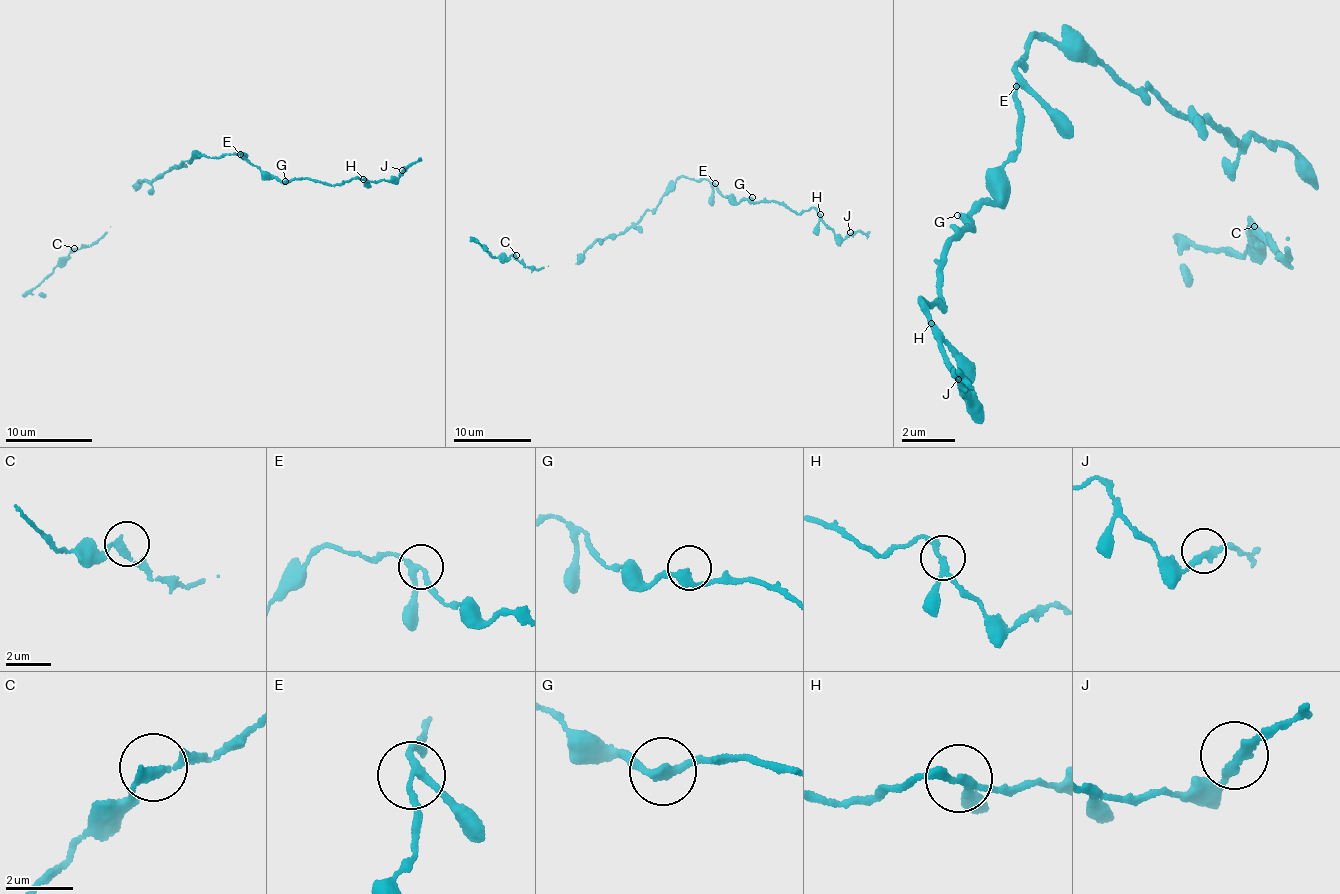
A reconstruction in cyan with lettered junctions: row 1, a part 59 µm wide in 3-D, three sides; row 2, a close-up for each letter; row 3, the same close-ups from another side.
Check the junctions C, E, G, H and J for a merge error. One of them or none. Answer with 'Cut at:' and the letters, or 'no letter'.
Cut at: no letter

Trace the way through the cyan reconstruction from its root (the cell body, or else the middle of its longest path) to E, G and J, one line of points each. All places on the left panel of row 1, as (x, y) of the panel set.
E: (192, 160), (204, 155), (219, 159), (226, 154), (239, 155)
G: (192, 160), (204, 155), (219, 159), (226, 154), (241, 155), (285, 181)
J: (192, 160), (241, 155), (278, 179), (336, 185), (352, 179), (393, 181), (402, 170)

